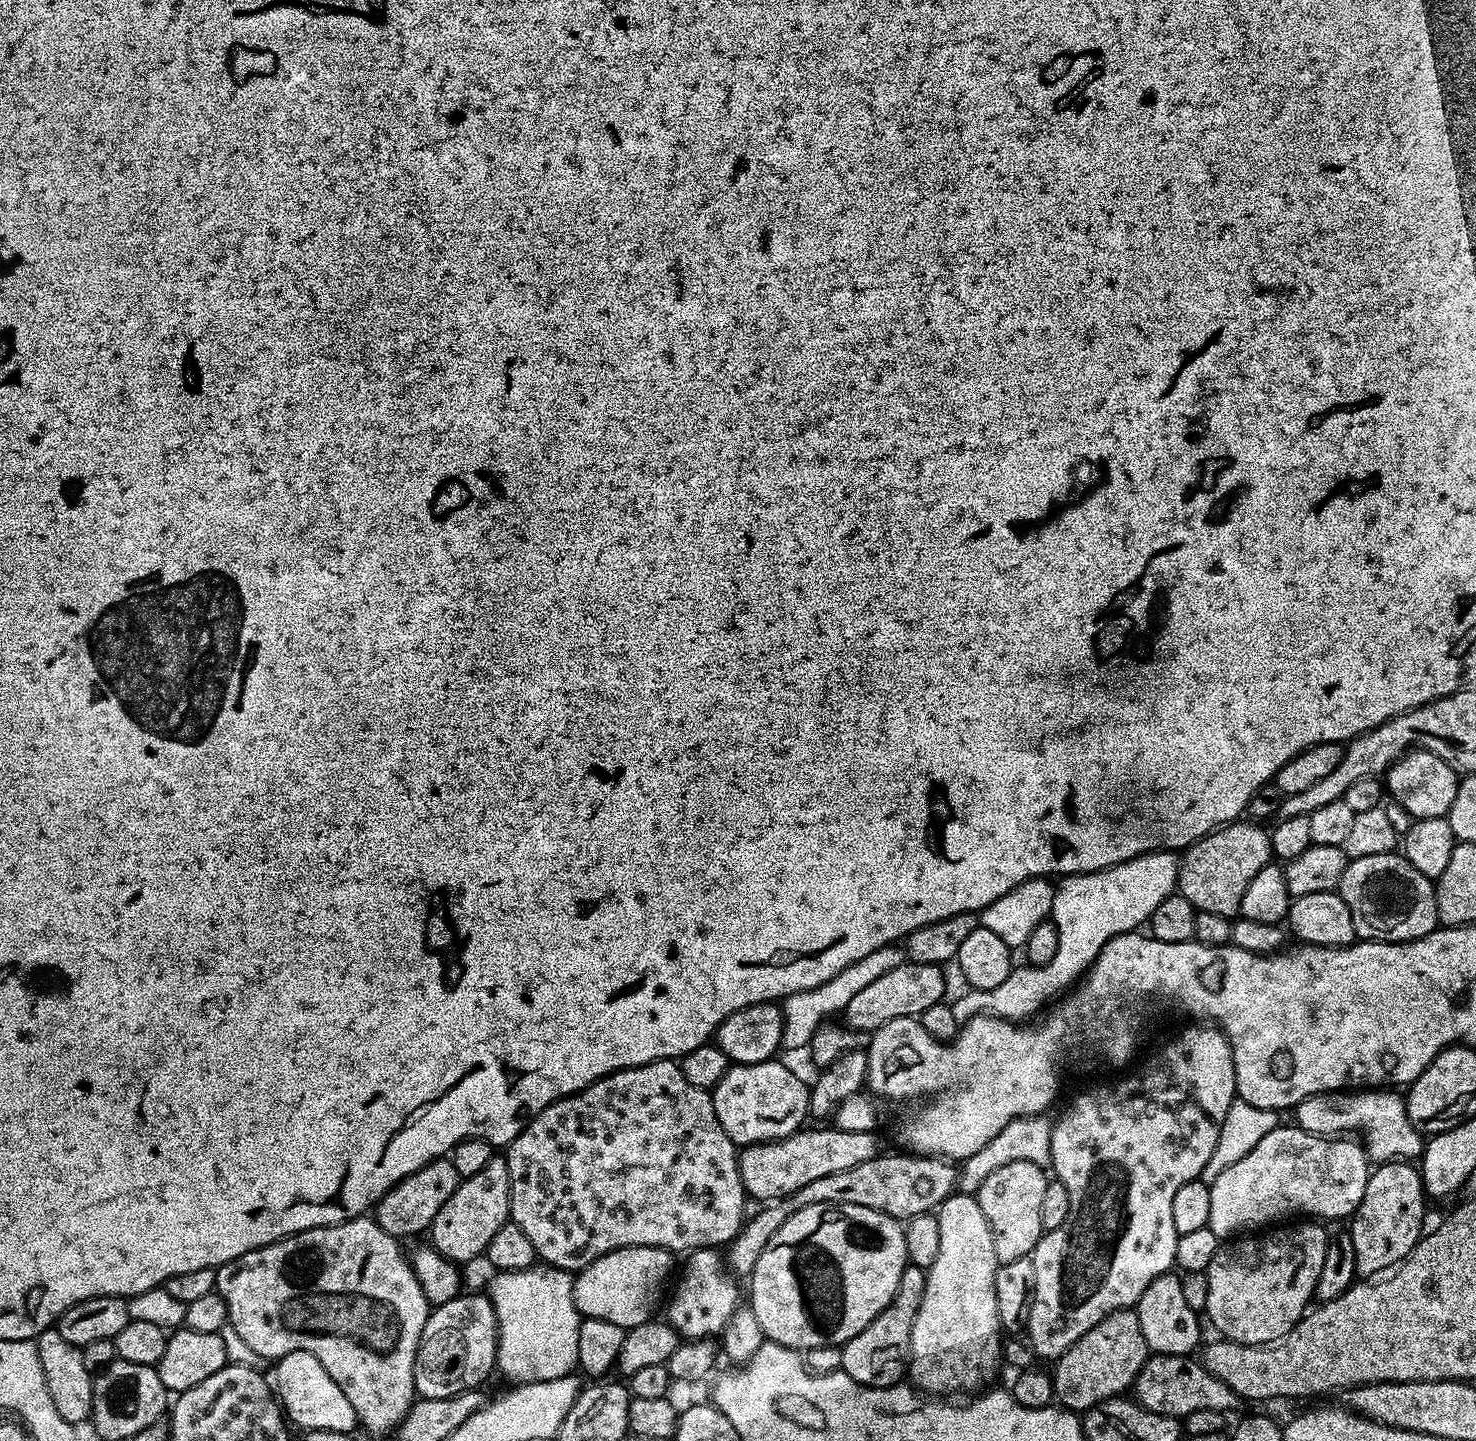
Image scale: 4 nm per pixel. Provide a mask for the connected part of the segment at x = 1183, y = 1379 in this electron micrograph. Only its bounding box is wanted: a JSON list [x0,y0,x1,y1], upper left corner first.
[1134,1355,1238,1418]

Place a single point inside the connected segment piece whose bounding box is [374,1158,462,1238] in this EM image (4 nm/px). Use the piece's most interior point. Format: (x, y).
(408, 1208)

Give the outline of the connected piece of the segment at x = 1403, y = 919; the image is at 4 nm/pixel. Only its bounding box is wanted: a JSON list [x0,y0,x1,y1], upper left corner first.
[1338,851,1440,944]

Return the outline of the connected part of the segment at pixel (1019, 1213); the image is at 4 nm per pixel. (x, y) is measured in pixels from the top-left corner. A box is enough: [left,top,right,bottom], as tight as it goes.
[975,1161,1049,1264]

